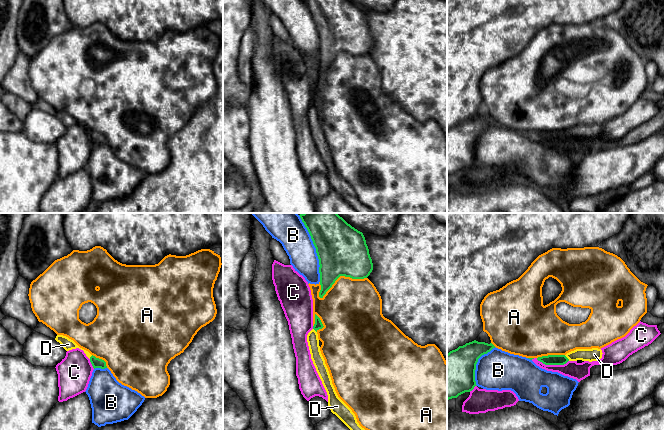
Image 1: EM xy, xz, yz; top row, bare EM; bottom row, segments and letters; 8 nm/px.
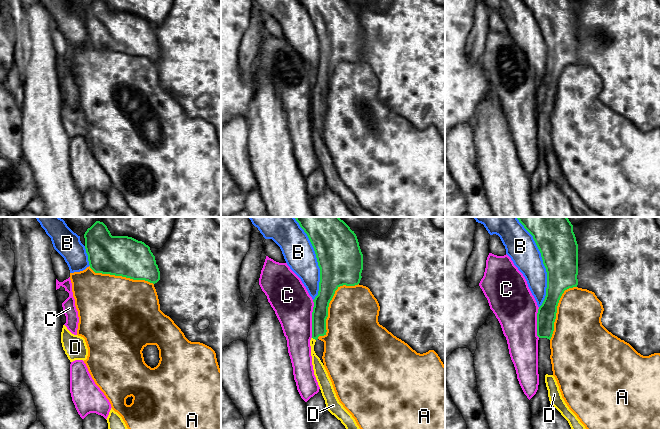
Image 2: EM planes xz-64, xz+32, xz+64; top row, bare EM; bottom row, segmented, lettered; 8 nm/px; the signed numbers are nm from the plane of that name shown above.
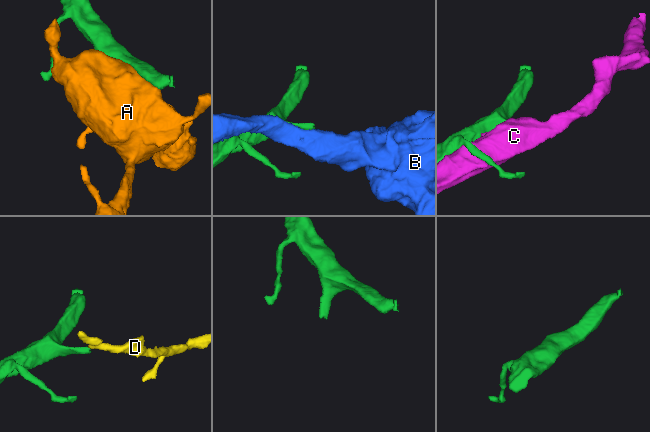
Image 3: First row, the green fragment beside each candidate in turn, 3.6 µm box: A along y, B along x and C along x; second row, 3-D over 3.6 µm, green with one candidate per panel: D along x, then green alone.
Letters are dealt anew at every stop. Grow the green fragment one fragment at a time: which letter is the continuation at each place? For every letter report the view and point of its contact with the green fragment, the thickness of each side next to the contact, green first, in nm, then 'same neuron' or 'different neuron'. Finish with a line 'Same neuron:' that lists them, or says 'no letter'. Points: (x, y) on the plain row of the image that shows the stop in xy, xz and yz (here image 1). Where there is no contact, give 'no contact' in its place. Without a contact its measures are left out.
A: meets green in xz at (341, 51); 400 nm thick on the green side, 420 nm on the other; different neuron
B: meets green in xz at (316, 28); 400 nm thick on the green side, 240 nm on the other; different neuron
C: meets green in yz at (552, 140); 80 nm thick on the green side, 140 nm on the other; different neuron
D: meets green in yz at (567, 134); 80 nm thick on the green side, 110 nm on the other; different neuron
Same neuron: no letter

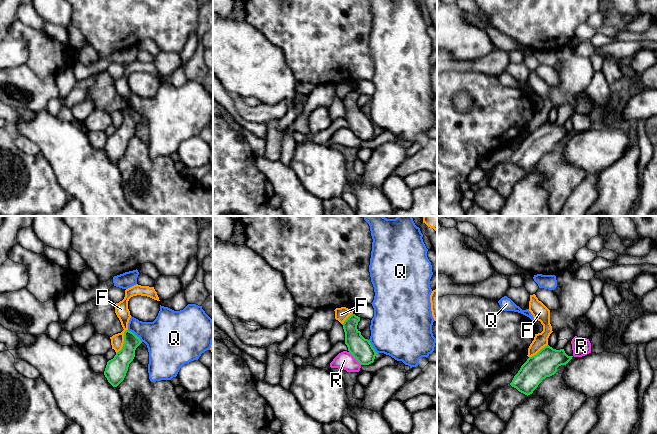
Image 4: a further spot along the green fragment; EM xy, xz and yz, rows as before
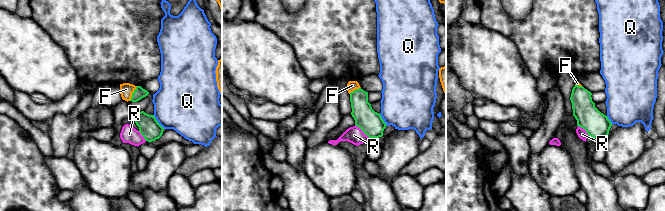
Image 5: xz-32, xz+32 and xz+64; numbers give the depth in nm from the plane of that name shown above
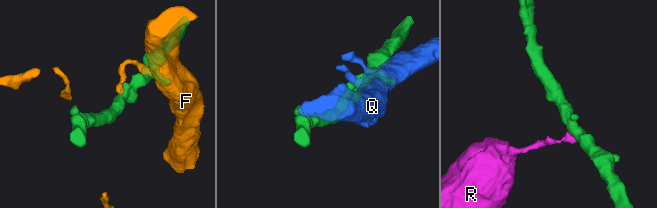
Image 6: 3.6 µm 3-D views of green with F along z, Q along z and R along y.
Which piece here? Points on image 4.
F: meets green in xy at (124, 117); 170 nm thick on the green side, 110 nm on the other; different neuron
Q: meets green in xy at (134, 110); 140 nm thick on the green side, 320 nm on the other; different neuron
R: meets green in xz at (355, 134); 180 nm thick on the green side, 140 nm on the other; different neuron
Same neuron: no letter

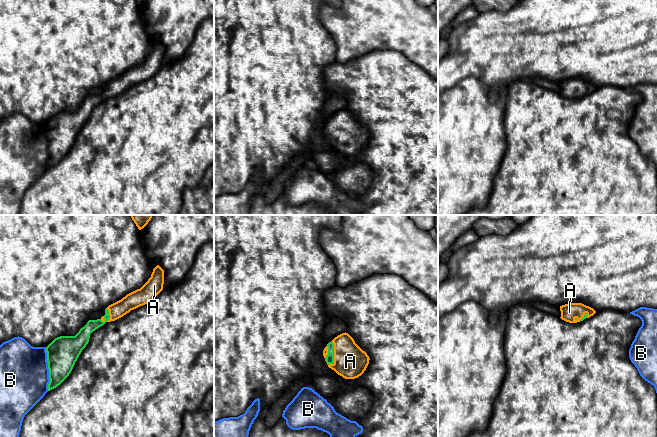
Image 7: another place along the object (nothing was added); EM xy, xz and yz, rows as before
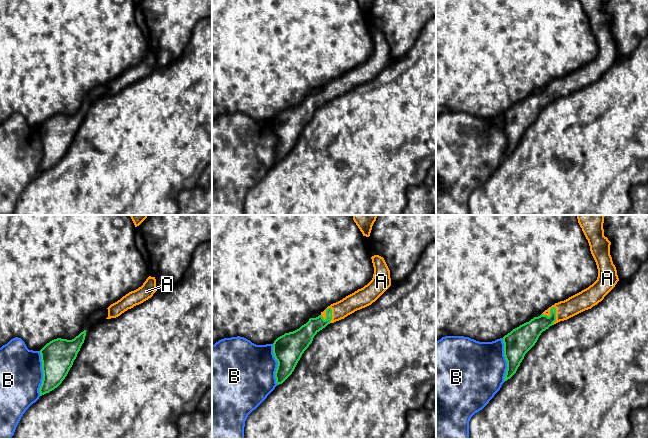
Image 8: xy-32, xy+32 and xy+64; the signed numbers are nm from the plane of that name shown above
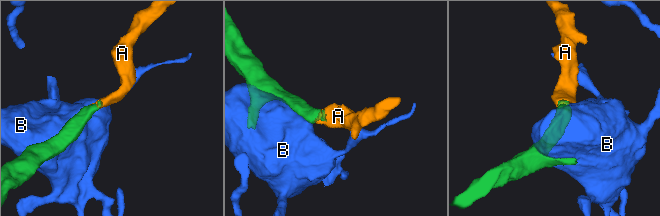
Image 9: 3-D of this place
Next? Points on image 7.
A: meets green in xz at (333, 131); 70 nm thick on the green side, 280 nm on the other; same neuron
B: meets green in xy at (48, 144); 260 nm thick on the green side, 400 nm on the other; different neuron
Same neuron: A

